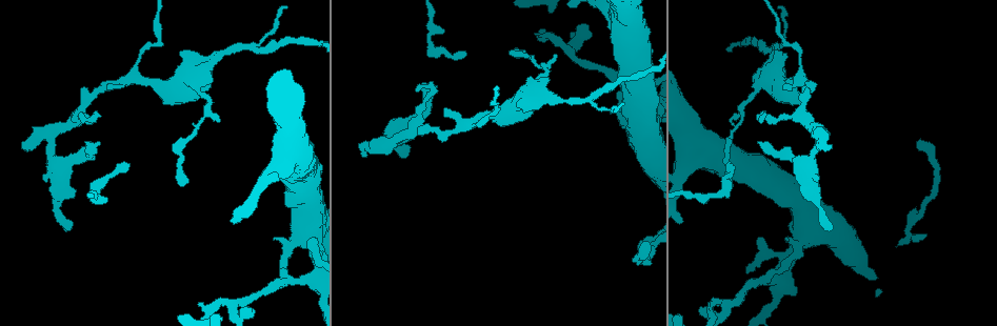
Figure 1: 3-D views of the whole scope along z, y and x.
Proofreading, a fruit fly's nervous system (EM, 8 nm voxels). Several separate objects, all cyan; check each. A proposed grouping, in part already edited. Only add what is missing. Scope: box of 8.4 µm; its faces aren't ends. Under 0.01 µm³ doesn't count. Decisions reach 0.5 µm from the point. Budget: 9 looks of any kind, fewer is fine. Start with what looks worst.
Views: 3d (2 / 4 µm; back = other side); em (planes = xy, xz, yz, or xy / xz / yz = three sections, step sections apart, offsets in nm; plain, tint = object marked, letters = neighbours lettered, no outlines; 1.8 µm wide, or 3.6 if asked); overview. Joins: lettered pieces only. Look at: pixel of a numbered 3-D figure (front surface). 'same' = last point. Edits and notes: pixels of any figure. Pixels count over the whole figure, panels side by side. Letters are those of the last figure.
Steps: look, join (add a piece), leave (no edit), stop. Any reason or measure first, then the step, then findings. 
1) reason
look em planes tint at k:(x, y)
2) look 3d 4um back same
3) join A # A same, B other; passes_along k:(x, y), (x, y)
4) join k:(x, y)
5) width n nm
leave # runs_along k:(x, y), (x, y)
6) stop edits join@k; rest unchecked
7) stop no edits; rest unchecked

branch stops here
look em yz step 8 tint at 1:(925, 235)

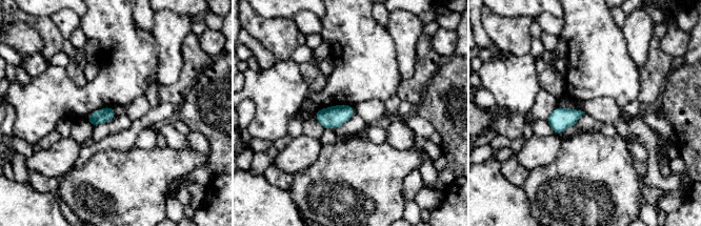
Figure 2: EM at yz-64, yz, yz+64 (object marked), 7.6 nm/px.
cut it another way
look em planes tint same

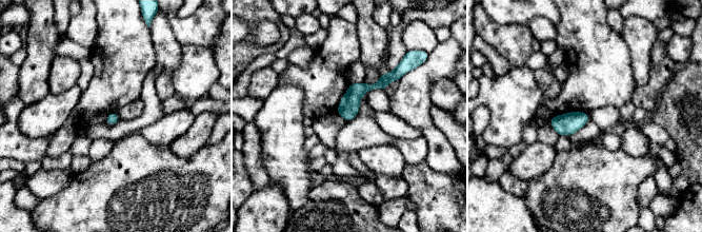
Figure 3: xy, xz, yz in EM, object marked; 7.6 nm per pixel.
what lies round it
look em planes letters same

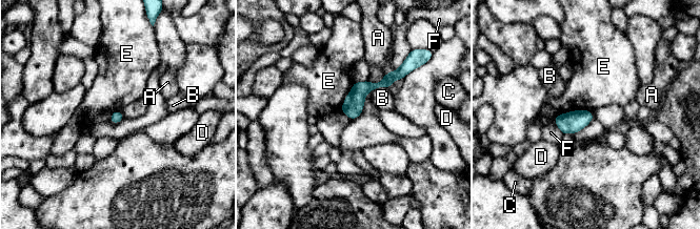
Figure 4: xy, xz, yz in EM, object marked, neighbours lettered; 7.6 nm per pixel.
width 90 nm
leave # A other, B other, C other, D other, E other, F other; runs_along 4:(401, 75), (366, 86), (343, 108); none of them fits

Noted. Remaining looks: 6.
thin end
look 3d 2um at 1:(416, 90)

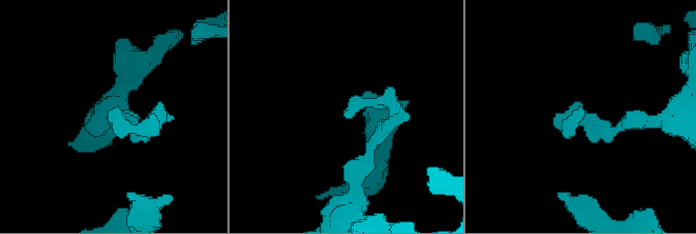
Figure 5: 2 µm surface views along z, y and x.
need the tissue
look em 3.6um planes tint at 5:(581, 115)

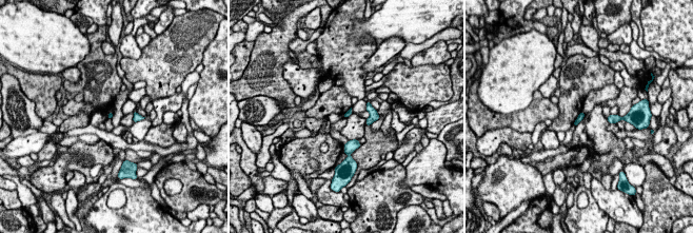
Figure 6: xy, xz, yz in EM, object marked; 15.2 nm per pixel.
what lies round it
look em 3.6um planes letters same

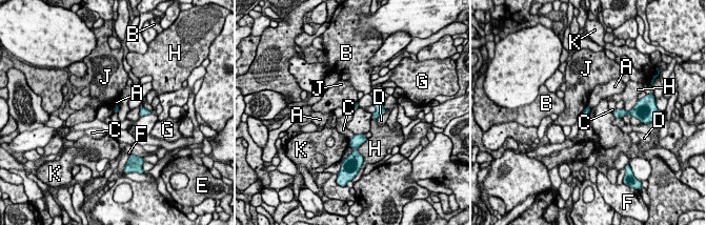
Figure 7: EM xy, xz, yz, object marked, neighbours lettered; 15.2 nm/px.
leave # A other, B other, C other, D other, E other, F other, G other, H other, J other, K other; border 7:(363, 133), (355, 135); none of them fits

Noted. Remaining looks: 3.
tapers out
look em yz step 4 tint at 1:(464, 50)

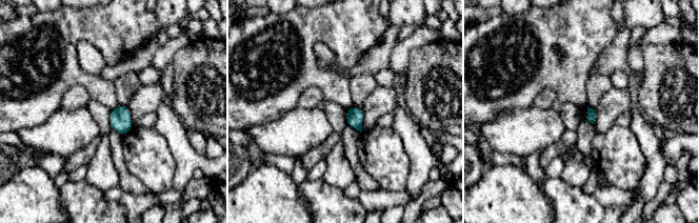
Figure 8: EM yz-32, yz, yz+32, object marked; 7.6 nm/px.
what lies round it
look em yz step 4 letters same

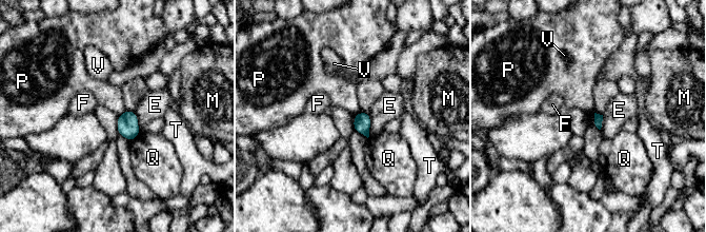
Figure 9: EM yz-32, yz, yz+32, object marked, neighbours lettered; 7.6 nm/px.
leave # E other, F other, M other, P other, Q other, T other, V other; border 9:(125, 110), (118, 116); none of them fits

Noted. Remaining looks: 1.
stop no edits; rest unchecked

